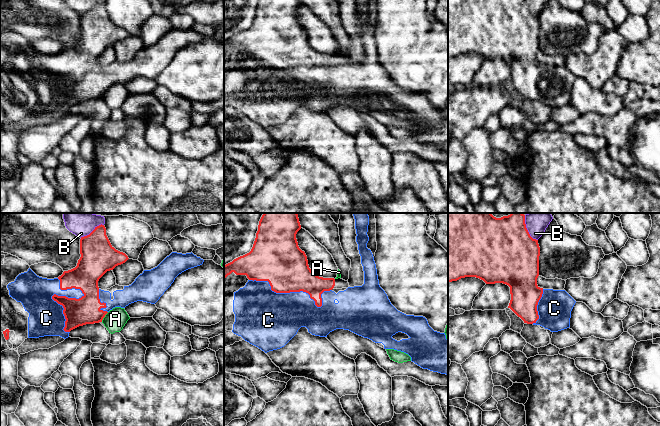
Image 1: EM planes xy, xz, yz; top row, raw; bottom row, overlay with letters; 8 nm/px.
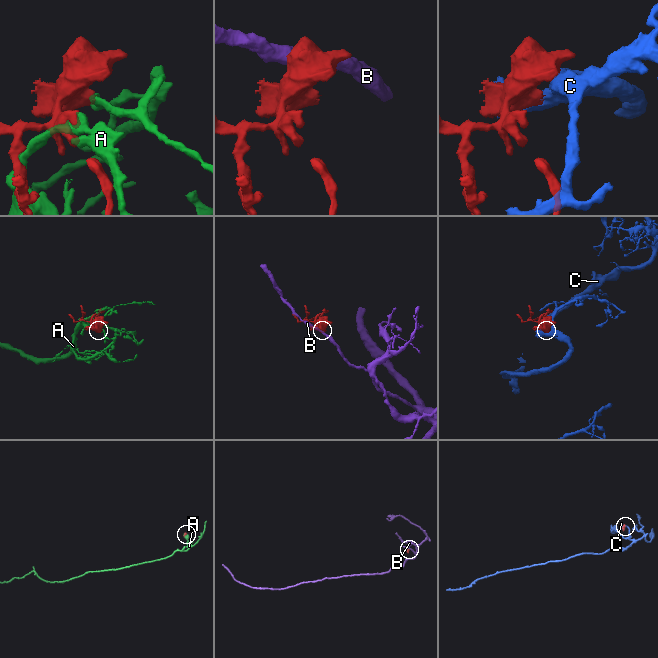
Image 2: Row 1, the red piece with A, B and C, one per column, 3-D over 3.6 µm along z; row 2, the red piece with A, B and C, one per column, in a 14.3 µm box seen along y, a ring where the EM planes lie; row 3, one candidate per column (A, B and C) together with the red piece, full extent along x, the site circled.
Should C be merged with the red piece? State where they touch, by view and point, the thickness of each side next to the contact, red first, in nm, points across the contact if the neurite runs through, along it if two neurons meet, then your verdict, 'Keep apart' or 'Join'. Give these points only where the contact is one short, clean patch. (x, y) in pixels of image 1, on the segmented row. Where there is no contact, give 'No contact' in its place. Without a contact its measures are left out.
Touches red at xy (64, 296). Thickness 220 nm (red) against 280 nm. Join

